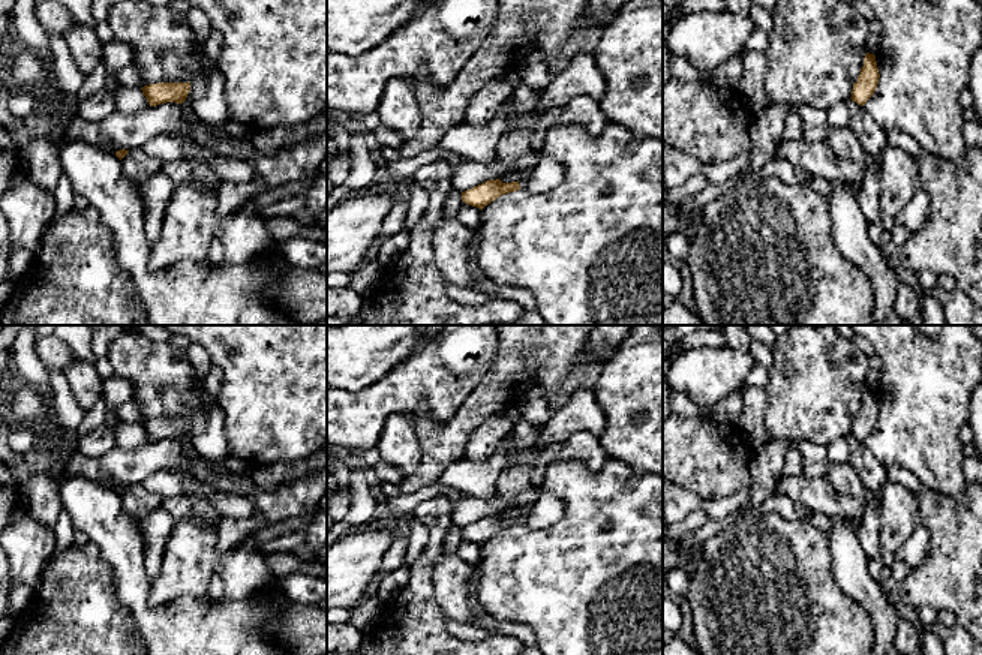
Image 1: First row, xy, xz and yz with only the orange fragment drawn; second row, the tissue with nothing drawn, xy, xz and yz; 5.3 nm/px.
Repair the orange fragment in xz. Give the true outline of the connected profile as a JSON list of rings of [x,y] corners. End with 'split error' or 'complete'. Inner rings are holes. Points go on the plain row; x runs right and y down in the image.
[[[499,514],[487,516],[472,525],[462,528],[462,537],[468,541],[483,546],[487,540],[496,534],[520,526],[519,517],[502,519]]]; complete

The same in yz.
[[[867,388],[864,393],[864,402],[858,412],[858,417],[853,420],[852,436],[858,441],[865,441],[867,436],[874,430],[879,420],[879,403],[876,397],[876,391]]]; complete

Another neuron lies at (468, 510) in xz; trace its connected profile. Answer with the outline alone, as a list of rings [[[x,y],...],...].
[[[528,489],[514,501],[501,501],[501,499],[480,499],[465,496],[463,499],[451,504],[451,520],[453,525],[460,529],[478,522],[487,516],[496,516],[507,510],[523,508],[537,499],[535,489]]]

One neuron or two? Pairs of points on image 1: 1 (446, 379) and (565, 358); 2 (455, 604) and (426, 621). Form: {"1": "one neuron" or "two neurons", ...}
{"1": "two neurons", "2": "two neurons"}

